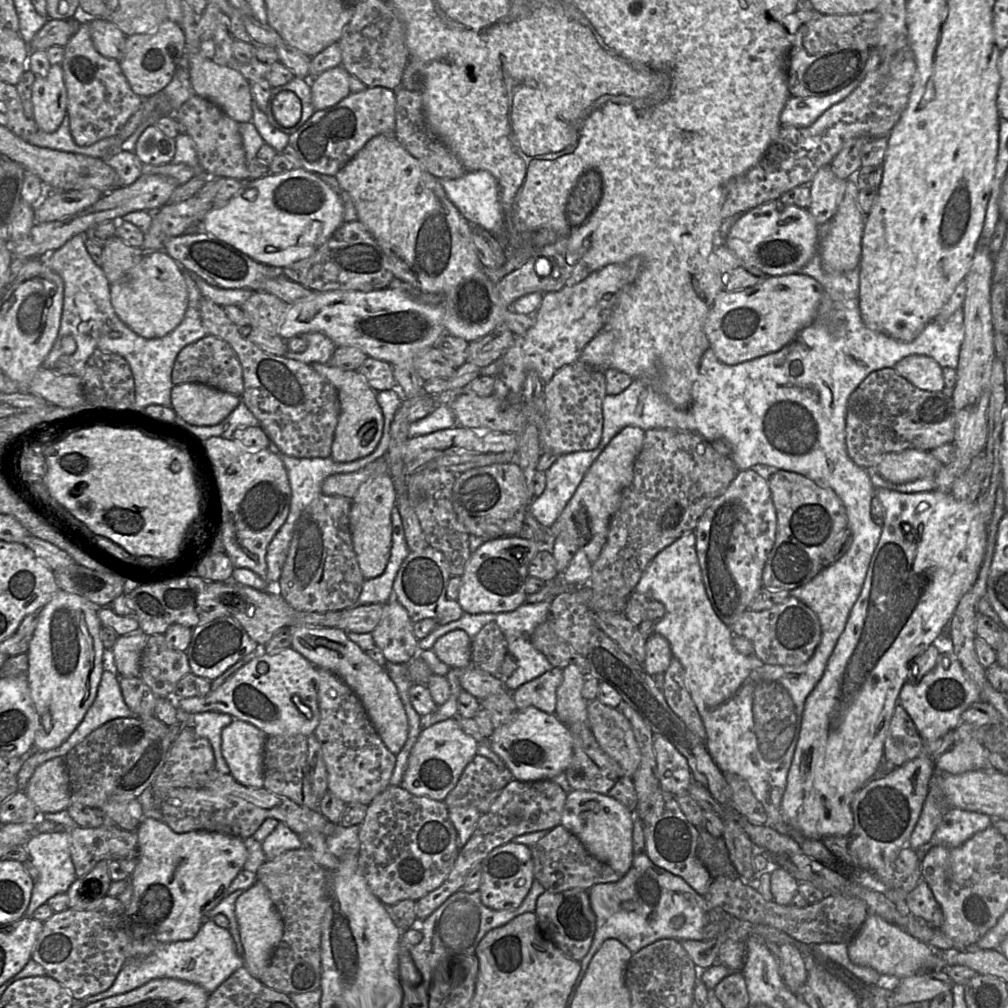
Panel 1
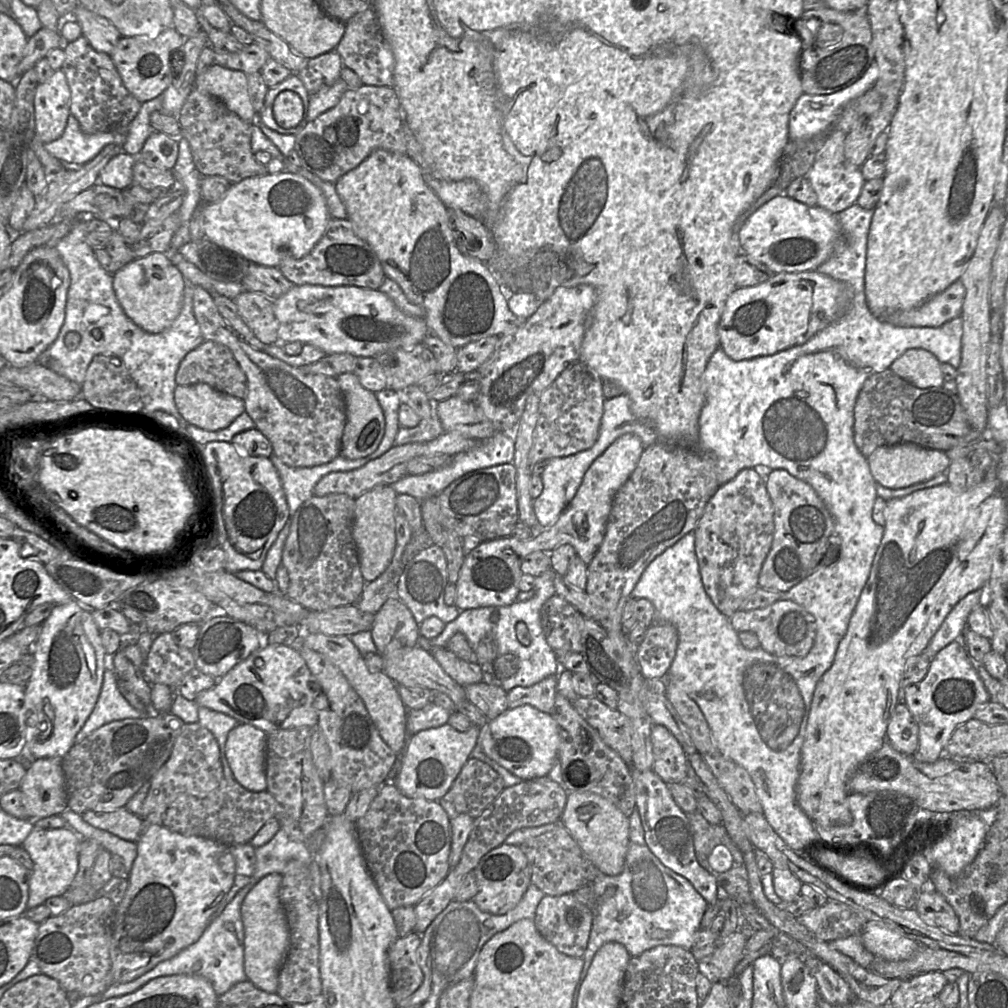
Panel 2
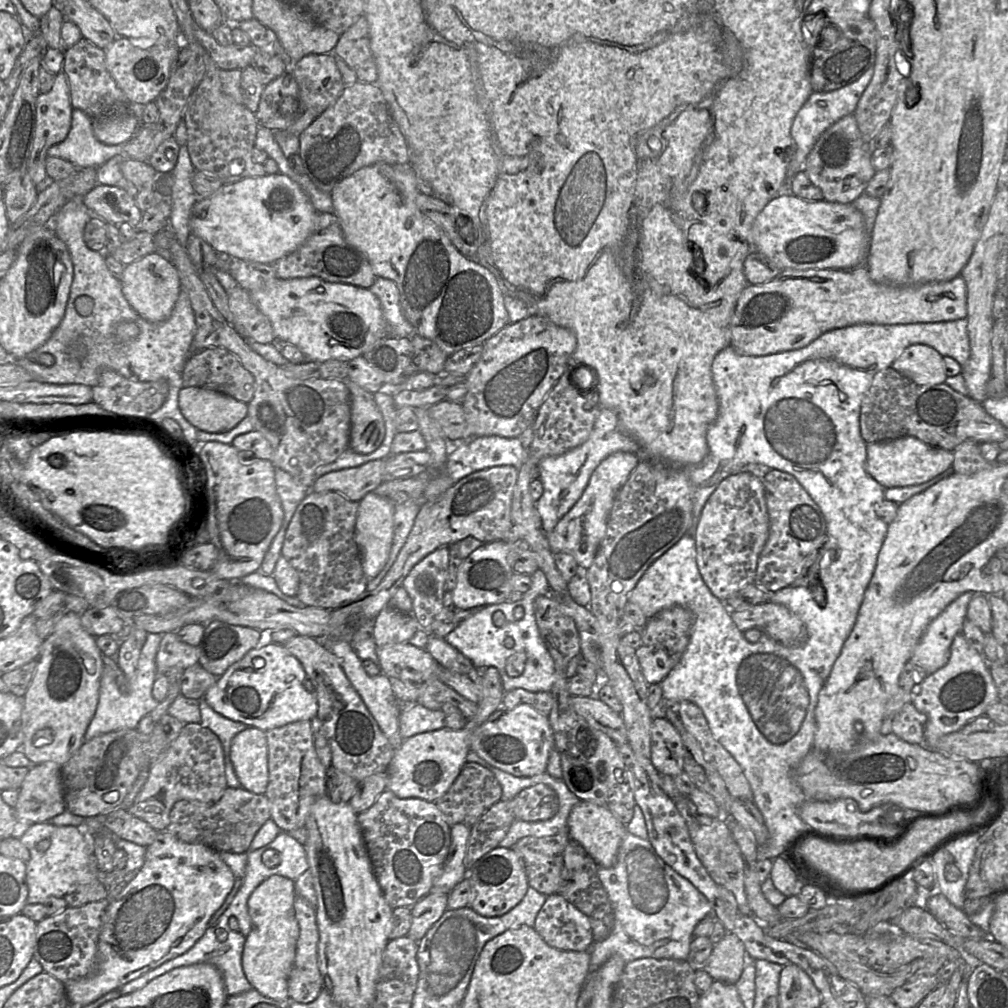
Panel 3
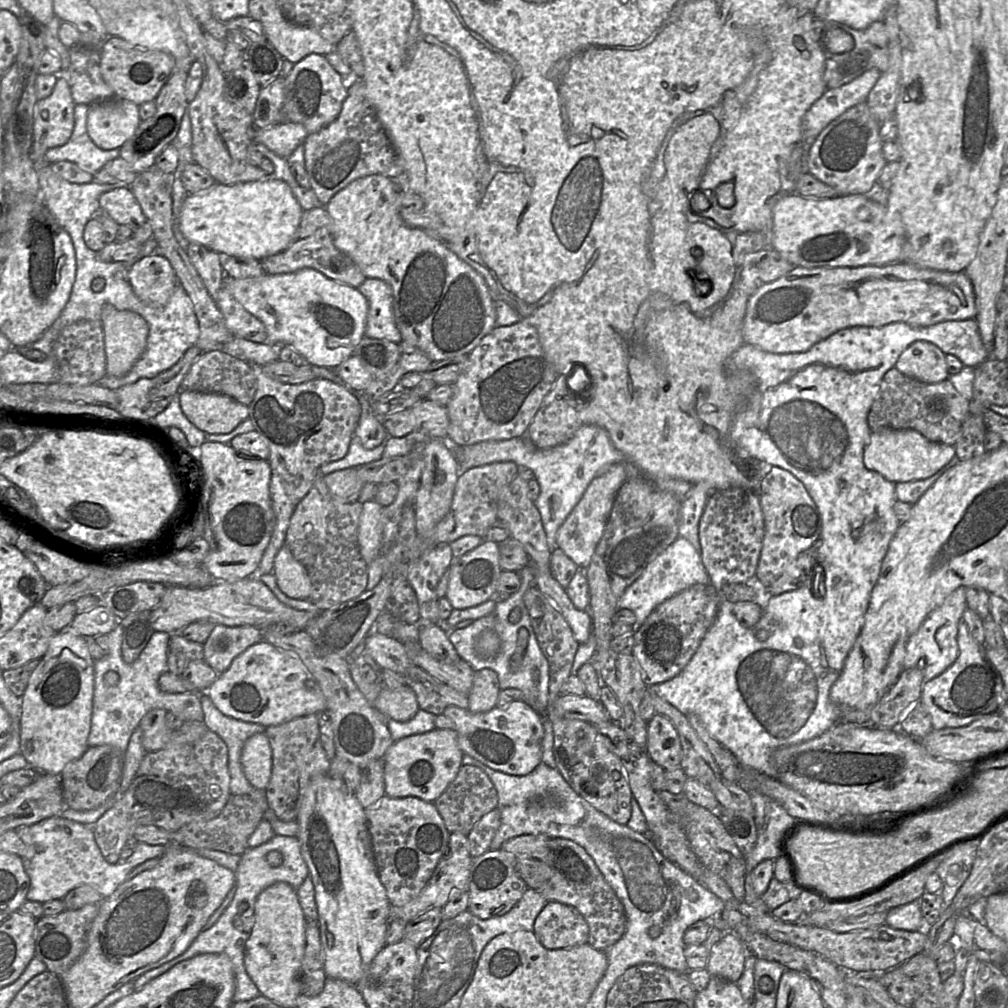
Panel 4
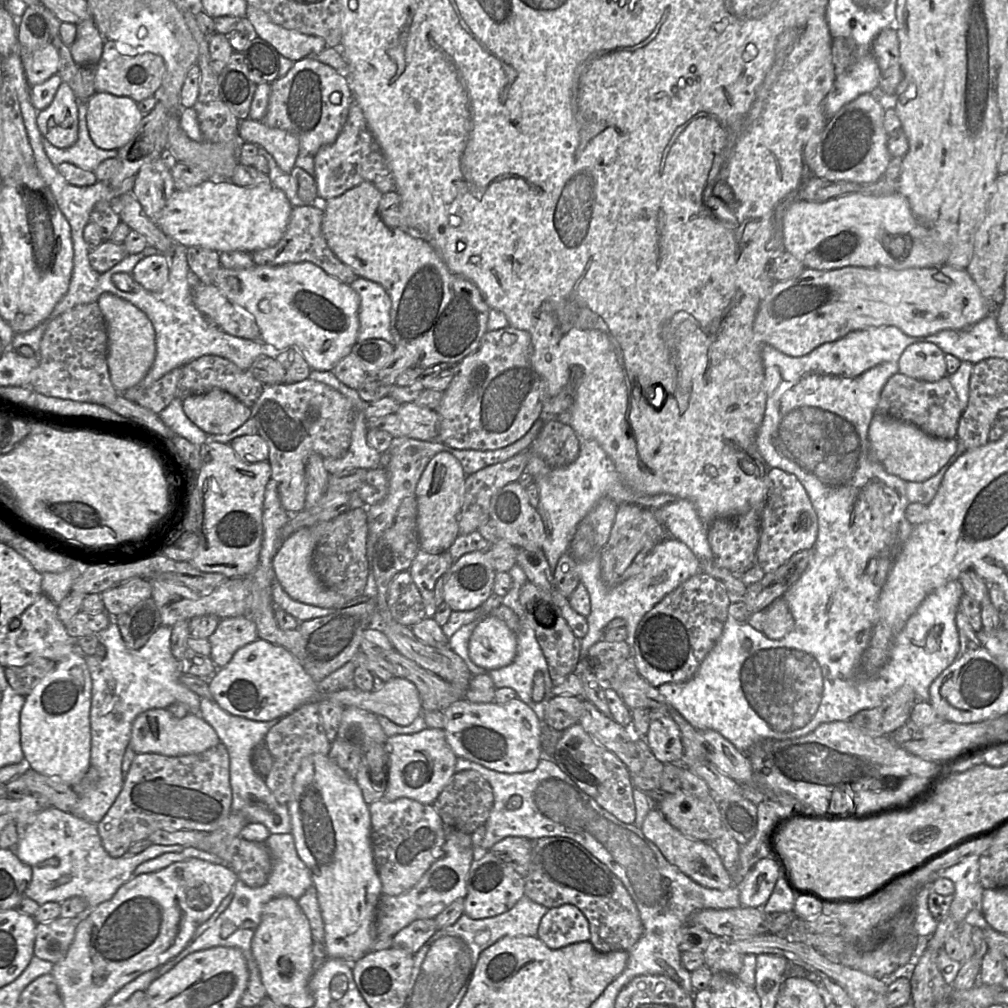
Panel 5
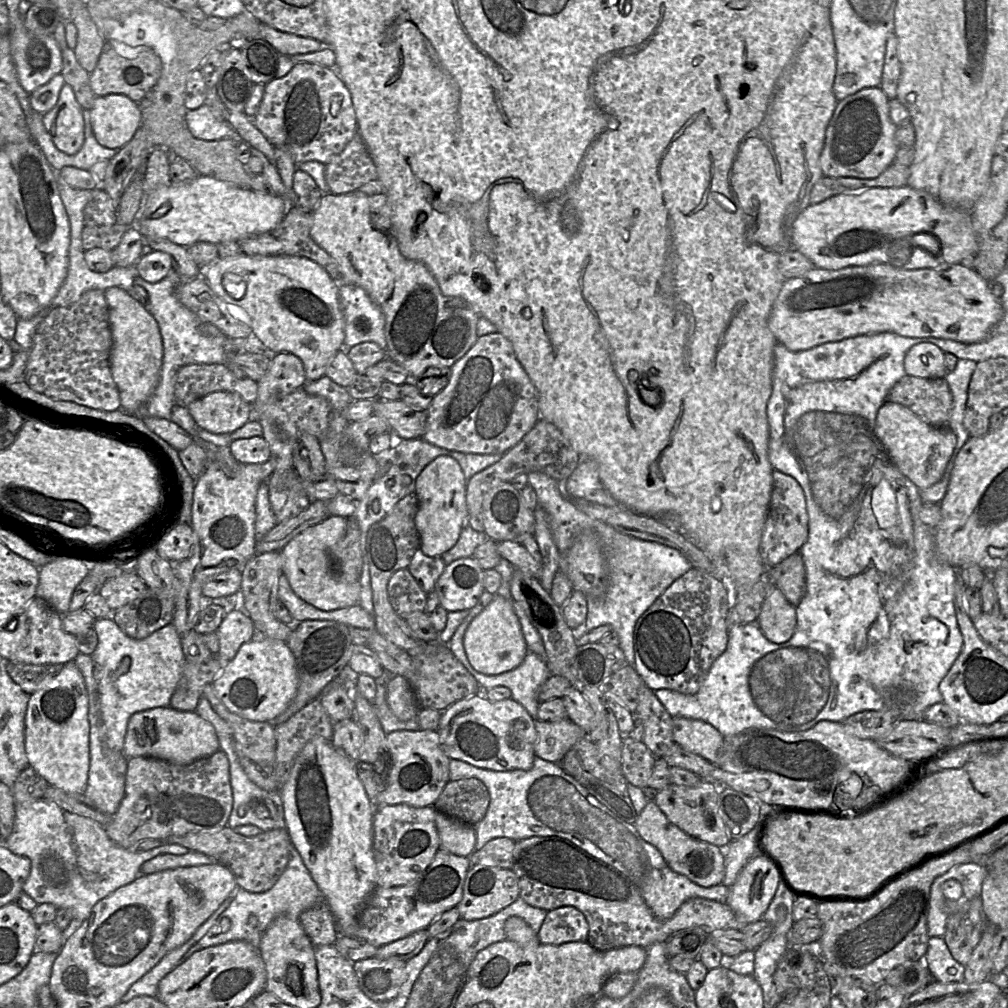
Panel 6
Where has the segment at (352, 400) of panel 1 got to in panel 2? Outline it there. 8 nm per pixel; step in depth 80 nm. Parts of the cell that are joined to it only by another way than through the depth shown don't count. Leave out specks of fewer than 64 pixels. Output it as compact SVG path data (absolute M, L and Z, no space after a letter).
M353 373L336 377L346 403L346 423L341 440L340 455L348 459L366 457L376 451L385 432L385 418L375 393L364 388Z

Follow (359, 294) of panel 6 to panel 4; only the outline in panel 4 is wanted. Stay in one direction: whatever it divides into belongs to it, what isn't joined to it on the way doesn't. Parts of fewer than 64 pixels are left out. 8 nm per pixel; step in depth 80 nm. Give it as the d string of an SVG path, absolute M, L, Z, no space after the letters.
M366 278L357 289L368 302L365 337L401 343L402 337L394 318L391 286L381 279Z

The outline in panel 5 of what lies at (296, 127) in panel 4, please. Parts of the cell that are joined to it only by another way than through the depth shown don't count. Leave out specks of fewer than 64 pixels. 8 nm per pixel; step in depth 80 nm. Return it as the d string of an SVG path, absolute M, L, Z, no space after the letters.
M246 118L240 120L238 134L242 143L263 147L283 172L291 174L292 169L296 167L295 161L300 153L300 144L298 138L292 133L269 127L262 121Z

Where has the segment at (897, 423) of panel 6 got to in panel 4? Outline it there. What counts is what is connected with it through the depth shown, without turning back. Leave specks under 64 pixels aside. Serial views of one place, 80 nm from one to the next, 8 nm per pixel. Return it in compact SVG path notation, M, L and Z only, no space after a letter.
M884 429L872 432L870 442L864 452L864 466L881 474L892 483L911 482L927 479L954 458L955 445L929 441L921 433L912 429Z

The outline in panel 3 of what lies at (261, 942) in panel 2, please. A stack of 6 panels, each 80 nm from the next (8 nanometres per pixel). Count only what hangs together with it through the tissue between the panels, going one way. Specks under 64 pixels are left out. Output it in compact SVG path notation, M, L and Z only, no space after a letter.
M272 875L253 891L247 902L252 928L244 945L243 971L254 989L278 1001L290 1001L288 976L299 938L299 925L294 911L296 896L294 881L284 876Z

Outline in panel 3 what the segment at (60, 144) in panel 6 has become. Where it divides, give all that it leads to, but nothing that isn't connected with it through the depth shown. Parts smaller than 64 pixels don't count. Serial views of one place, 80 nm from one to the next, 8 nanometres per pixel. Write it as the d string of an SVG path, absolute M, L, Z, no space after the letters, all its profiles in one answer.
M60 71L55 75L55 81L50 91L39 93L35 102L35 136L28 161L27 172L32 182L39 189L41 189L48 181L52 181L49 179L46 172L45 160L48 156L47 151L51 146L64 141L67 137L71 128L72 111L73 108L70 102L67 76L63 71Z

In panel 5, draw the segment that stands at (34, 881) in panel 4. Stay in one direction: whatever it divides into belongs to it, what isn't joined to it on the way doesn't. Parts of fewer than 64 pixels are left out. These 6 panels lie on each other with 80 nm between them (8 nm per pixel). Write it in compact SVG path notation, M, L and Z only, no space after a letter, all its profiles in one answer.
M53 807L42 809L30 824L15 824L18 843L13 852L28 865L32 878L24 896L39 906L47 902L61 903L79 896L86 900L88 909L110 900L117 890L133 878L134 870L143 862L168 852L181 852L182 845L151 844L133 856L111 857L103 847L97 824Z

